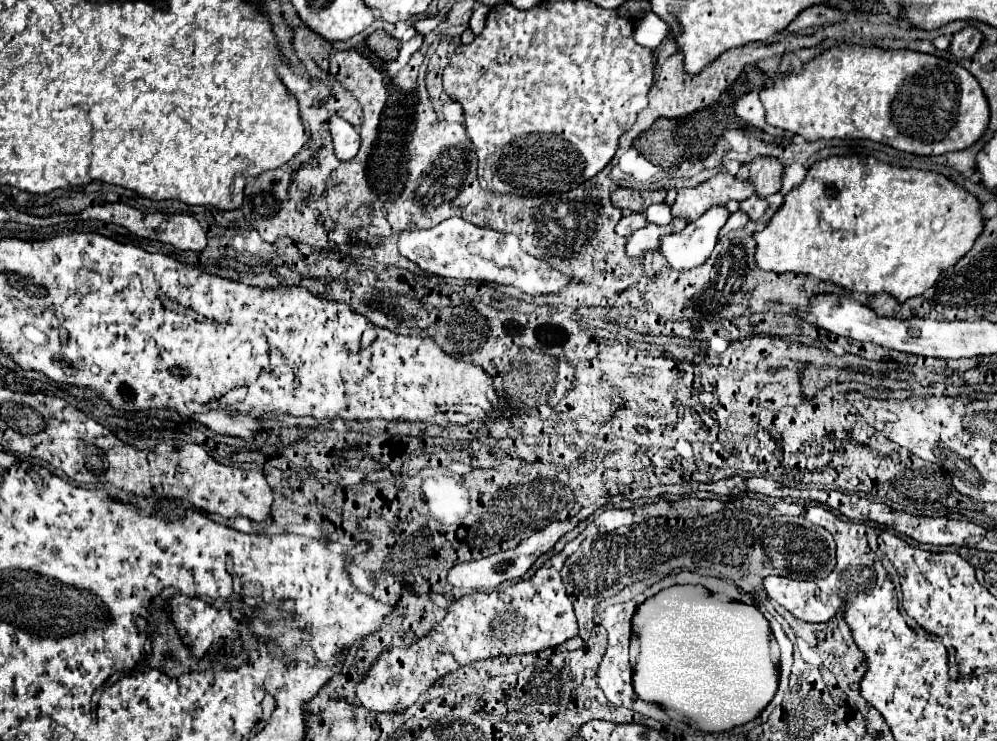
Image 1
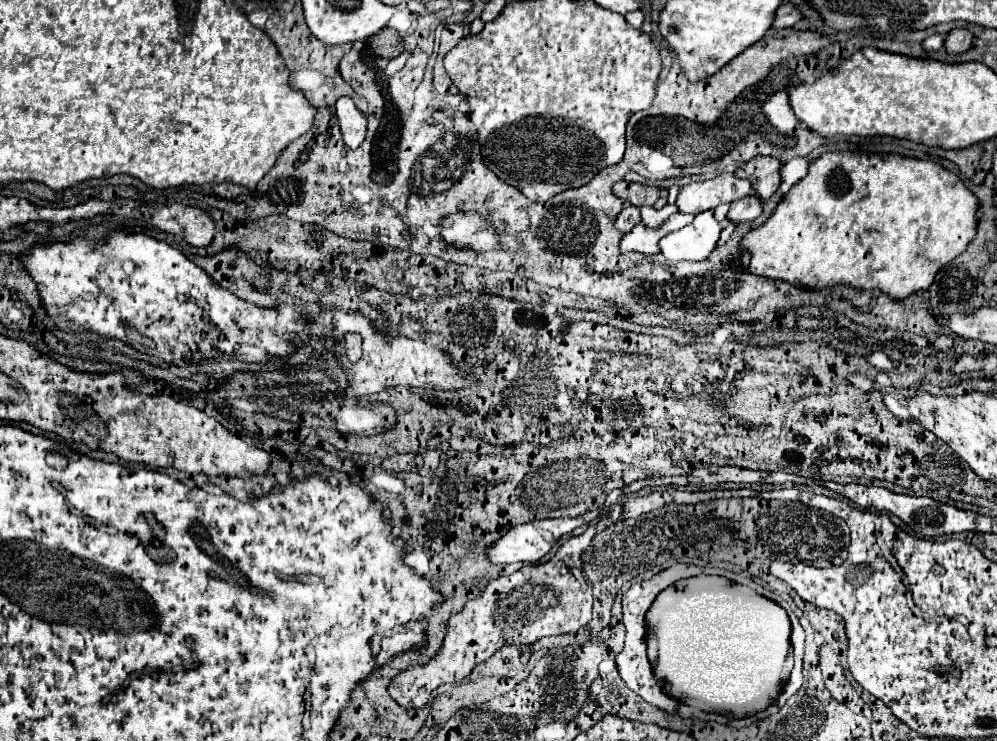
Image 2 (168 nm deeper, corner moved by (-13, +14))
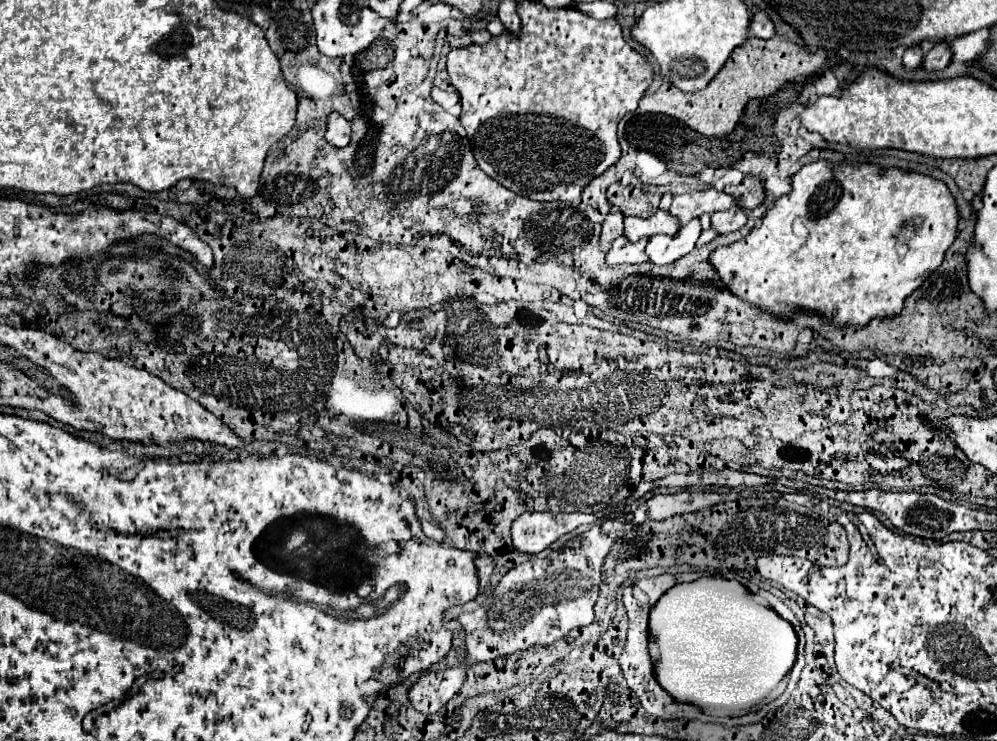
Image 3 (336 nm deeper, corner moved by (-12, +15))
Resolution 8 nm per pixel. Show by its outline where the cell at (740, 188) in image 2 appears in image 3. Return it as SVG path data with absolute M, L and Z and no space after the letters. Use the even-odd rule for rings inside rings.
M707 188L707 190L673 196L673 204L669 212L677 216L681 224L687 224L689 220L703 216L705 212L713 214L717 210L727 210L733 204L735 204L735 196L729 196L727 192L717 190L717 188Z

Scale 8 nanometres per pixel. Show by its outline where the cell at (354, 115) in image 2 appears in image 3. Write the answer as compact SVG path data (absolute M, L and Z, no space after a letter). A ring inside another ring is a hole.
M331 112L327 118L327 140L337 146L343 148L351 142L351 122L345 120L339 112Z

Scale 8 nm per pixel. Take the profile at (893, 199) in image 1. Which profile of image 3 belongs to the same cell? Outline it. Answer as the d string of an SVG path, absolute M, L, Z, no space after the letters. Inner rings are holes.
M817 160L817 162L805 164L793 176L791 184L793 184L793 190L775 200L773 208L769 208L767 214L763 216L761 226L753 228L739 242L725 246L725 248L717 248L711 254L713 268L719 272L721 280L725 282L725 286L731 292L741 296L745 302L751 302L753 306L767 310L771 314L777 314L777 316L791 316L797 308L807 308L807 310L823 314L825 318L829 318L833 324L839 324L839 326L843 326L843 324L865 326L871 318L895 316L901 312L905 298L911 292L915 292L927 280L927 276L939 268L939 264L945 258L945 252L957 240L957 234L959 234L959 230L957 230L959 208L957 208L955 198L951 196L949 188L941 180L935 180L927 174L909 172L909 170L901 170L901 168L881 168L877 164L829 164L827 160Z

